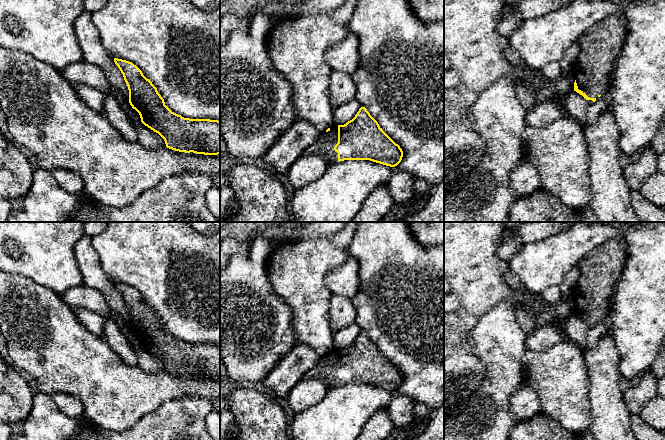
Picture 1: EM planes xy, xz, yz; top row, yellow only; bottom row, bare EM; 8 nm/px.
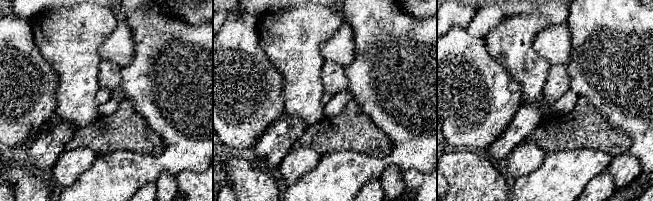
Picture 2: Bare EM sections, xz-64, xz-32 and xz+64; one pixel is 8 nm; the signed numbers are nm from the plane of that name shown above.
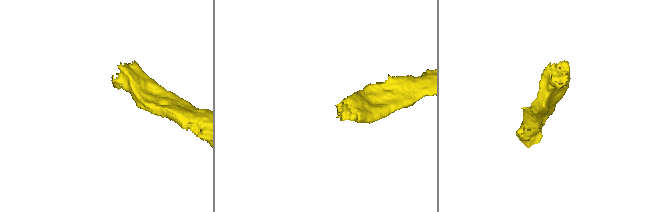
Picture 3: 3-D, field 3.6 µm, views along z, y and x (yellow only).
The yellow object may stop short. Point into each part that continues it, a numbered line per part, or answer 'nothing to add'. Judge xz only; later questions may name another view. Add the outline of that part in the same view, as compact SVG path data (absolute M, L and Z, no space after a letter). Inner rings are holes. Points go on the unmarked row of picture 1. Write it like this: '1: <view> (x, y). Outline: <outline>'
1: xz (324, 372). Outline: M332 349L328 356L321 356L319 360L321 362L307 371L302 379L317 379L329 389L335 388L338 386L338 377L334 374L338 367L338 349Z

